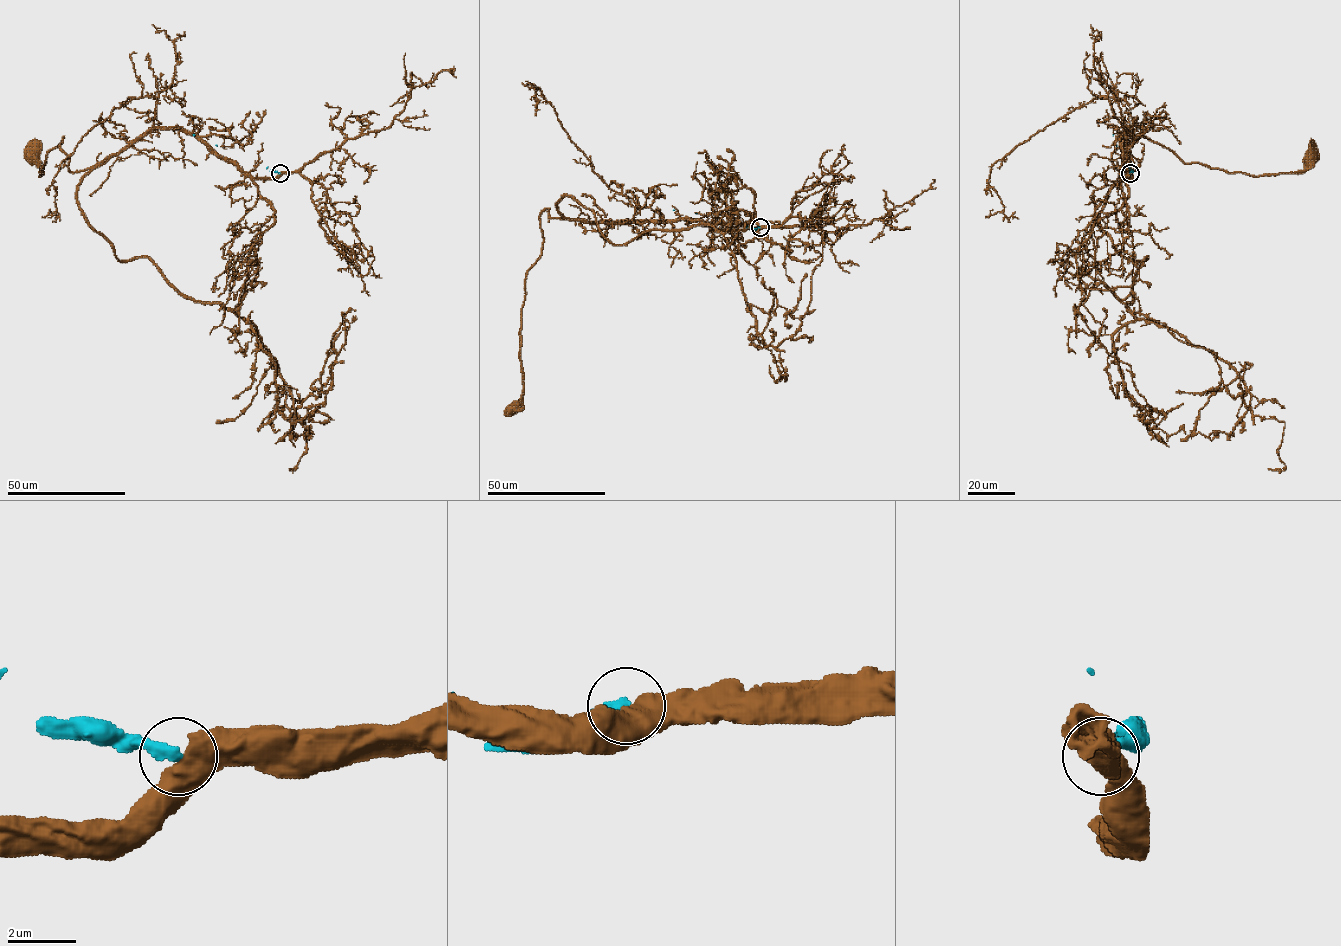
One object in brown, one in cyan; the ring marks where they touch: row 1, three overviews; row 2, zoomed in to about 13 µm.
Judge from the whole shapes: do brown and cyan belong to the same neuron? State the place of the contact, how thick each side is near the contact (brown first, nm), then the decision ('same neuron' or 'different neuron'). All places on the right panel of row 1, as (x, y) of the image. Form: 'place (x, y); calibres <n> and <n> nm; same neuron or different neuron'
place (1130, 173); calibres 550 and 380 nm; different neuron

